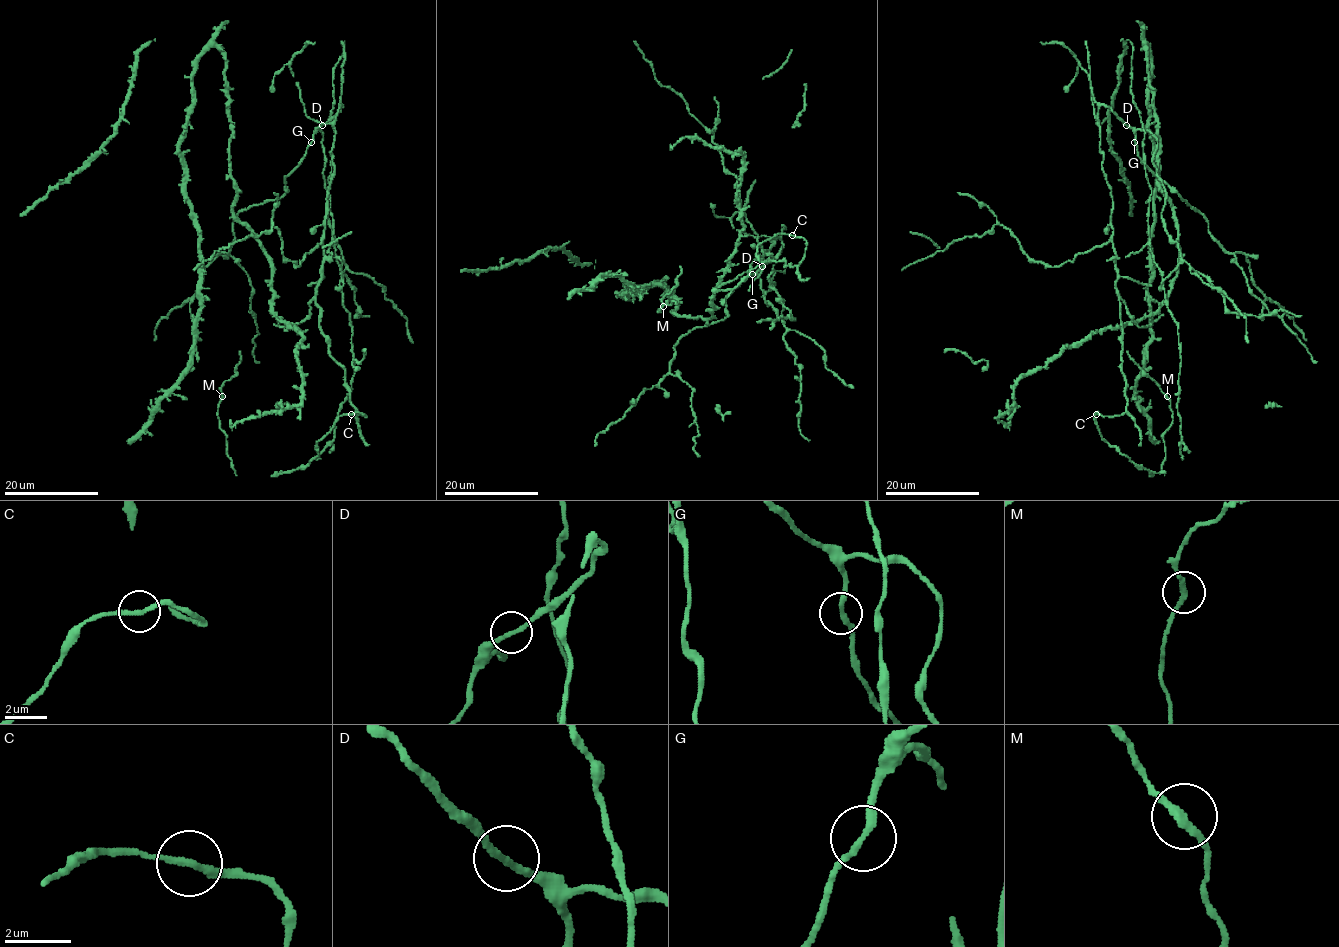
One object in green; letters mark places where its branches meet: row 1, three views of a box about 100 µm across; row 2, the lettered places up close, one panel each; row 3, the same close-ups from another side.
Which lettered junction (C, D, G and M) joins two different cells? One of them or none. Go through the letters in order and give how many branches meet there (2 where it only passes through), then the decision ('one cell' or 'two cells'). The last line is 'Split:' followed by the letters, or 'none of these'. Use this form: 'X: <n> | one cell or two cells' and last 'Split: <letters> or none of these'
C: 2 | one cell
D: 2 | one cell
G: 2 | one cell
M: 2 | one cell
Split: none of these

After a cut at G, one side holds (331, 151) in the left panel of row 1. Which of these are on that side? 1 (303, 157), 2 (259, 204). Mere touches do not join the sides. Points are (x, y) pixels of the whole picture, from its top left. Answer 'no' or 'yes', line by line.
1: no
2: no

